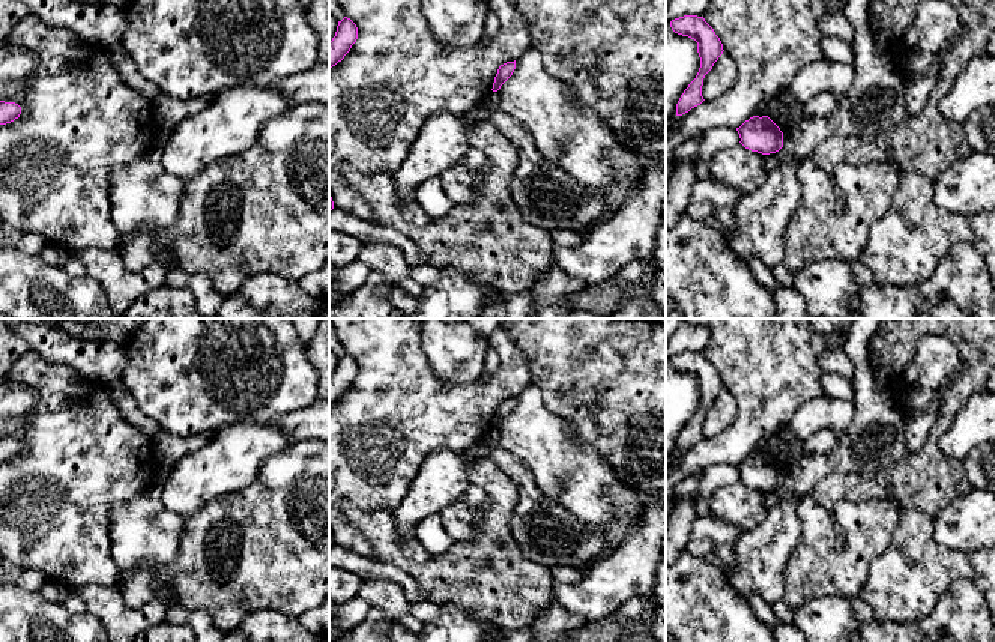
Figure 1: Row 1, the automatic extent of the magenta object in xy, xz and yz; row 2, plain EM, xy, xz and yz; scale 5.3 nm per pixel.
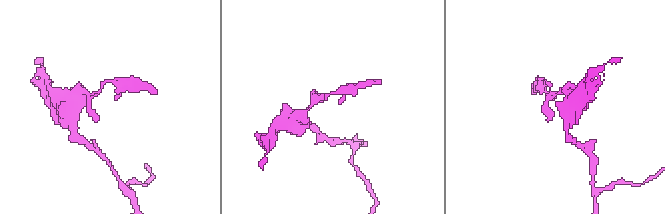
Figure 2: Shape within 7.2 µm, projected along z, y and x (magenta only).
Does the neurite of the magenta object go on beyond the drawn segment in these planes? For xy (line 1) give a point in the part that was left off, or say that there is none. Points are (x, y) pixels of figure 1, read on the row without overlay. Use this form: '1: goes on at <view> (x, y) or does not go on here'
1: does not go on here

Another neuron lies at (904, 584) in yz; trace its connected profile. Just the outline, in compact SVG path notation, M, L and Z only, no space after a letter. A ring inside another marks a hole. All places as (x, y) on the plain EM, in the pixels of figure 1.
M900 508L899 523L885 552L872 561L861 597L881 624L914 624L926 618L939 595L956 580L972 579L966 553L939 546L933 538L932 517L918 508Z

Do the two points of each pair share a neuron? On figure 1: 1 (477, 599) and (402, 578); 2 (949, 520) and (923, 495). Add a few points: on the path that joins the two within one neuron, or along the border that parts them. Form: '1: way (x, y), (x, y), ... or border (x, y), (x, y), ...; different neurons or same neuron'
1: border (385, 563), (403, 569), (415, 581), (424, 599); different neurons
2: border (970, 492), (956, 496), (932, 517); different neurons

